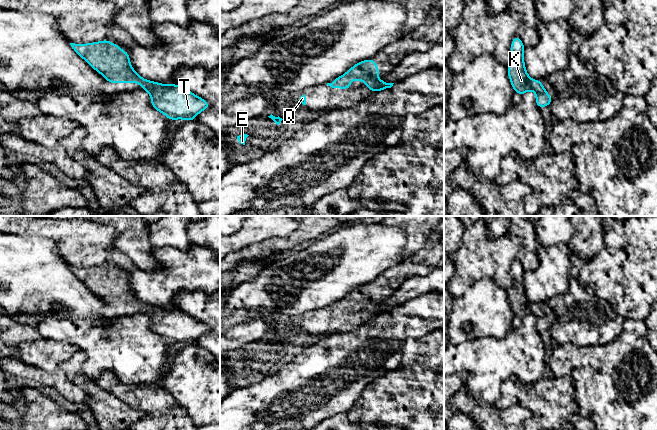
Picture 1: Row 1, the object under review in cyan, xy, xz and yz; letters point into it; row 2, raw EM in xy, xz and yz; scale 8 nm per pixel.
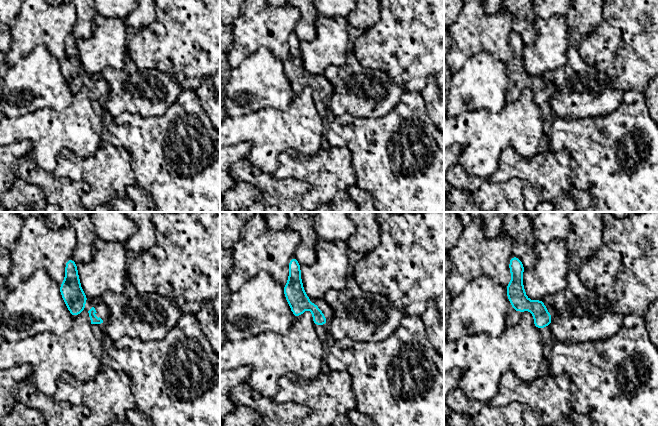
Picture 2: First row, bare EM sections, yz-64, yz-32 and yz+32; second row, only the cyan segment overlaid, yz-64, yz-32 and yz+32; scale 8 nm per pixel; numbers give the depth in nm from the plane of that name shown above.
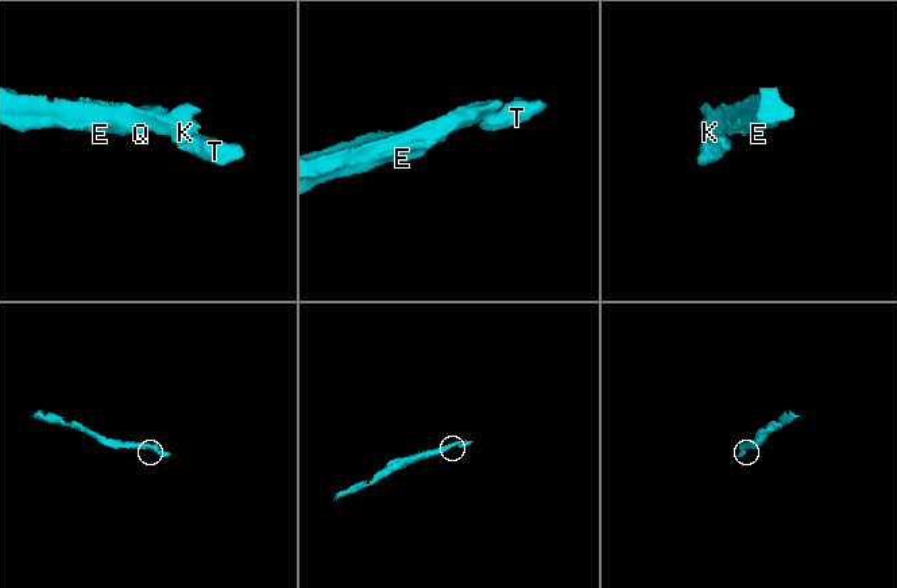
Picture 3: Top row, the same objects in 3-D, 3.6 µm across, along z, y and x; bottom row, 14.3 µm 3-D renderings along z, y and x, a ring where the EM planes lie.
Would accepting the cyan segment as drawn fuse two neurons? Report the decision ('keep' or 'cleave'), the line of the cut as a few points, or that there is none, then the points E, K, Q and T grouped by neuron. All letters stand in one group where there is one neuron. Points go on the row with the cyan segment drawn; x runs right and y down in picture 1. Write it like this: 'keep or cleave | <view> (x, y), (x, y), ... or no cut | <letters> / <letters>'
keep | no cut | E K Q T

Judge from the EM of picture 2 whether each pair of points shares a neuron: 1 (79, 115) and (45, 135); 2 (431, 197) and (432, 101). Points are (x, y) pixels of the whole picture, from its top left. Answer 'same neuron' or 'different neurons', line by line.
1: same neuron
2: different neurons

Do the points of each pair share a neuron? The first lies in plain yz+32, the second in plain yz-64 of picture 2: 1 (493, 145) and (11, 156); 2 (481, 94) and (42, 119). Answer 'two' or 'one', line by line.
1: two
2: two

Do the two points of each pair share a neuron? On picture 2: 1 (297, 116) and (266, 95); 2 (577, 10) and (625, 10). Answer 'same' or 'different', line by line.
1: different
2: different

